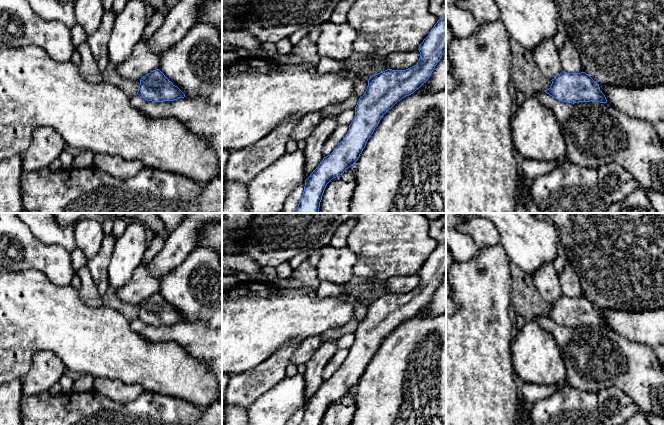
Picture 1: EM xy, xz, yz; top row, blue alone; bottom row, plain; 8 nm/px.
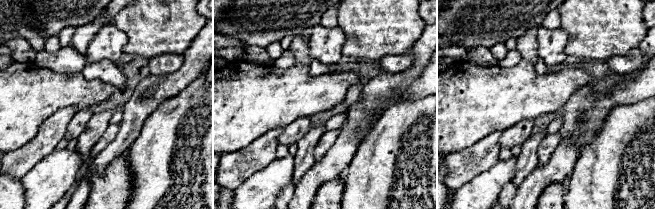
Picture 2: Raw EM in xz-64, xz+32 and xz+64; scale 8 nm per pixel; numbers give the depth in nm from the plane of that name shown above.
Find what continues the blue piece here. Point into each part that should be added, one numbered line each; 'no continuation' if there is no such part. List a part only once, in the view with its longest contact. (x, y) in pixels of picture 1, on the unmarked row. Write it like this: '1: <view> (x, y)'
no continuation

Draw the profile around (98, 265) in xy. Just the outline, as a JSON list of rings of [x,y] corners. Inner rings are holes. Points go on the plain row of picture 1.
[[[112,232],[105,236],[99,252],[93,258],[88,259],[86,264],[102,298],[109,288],[108,265],[116,241],[117,239]]]

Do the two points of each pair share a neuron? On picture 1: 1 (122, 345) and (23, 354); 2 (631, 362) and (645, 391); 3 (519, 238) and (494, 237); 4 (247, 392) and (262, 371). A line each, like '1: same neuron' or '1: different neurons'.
1: same neuron
2: same neuron
3: different neurons
4: same neuron

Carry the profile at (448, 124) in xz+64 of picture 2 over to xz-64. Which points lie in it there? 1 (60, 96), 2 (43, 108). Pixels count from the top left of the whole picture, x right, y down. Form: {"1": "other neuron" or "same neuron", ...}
{"1": "same neuron", "2": "same neuron"}

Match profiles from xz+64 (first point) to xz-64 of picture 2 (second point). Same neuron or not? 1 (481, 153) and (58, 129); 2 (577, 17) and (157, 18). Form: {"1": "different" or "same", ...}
{"1": "same", "2": "same"}

